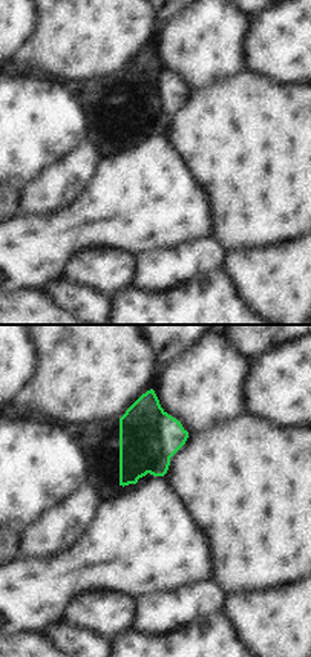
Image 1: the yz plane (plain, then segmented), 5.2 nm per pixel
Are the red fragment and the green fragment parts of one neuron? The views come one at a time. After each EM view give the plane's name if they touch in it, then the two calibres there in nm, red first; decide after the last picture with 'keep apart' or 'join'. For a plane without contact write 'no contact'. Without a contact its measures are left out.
no contact

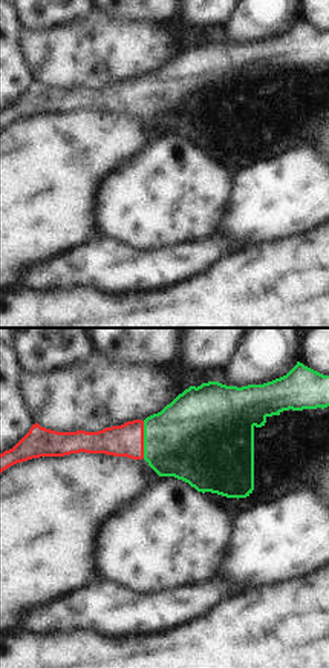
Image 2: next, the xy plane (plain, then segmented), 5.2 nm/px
xy | 180/420 nm

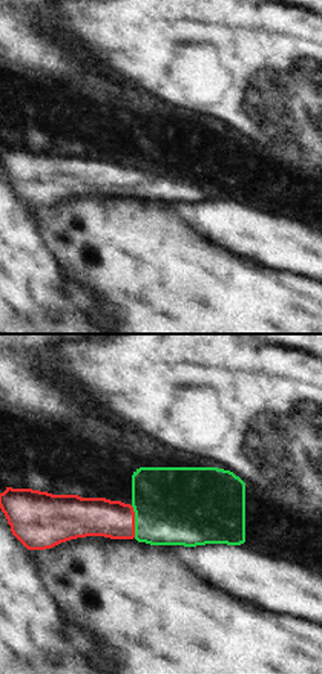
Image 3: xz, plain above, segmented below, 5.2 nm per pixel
xz | 200/420 nm

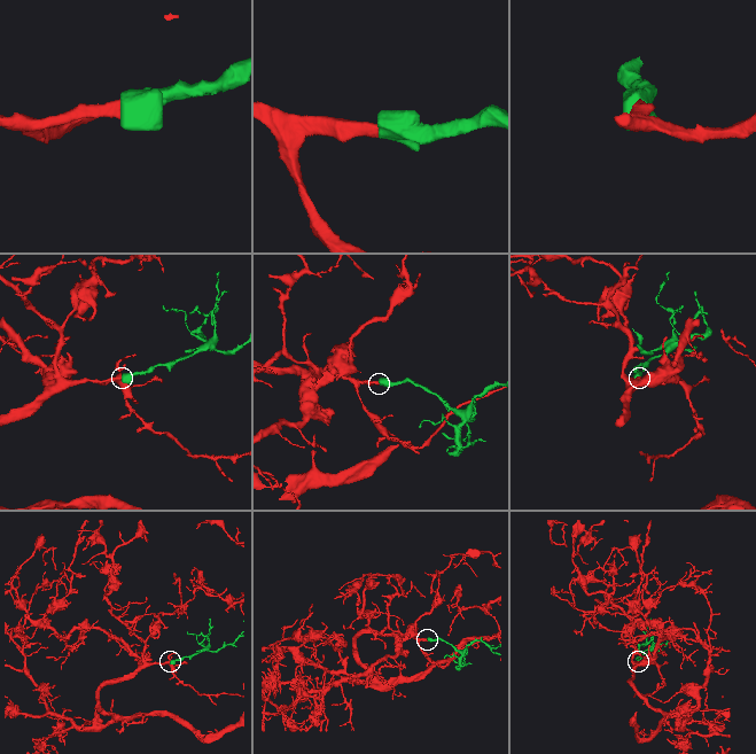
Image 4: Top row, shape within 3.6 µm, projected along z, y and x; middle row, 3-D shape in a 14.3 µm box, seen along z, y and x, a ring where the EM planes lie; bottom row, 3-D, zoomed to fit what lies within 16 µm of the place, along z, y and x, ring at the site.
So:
join

